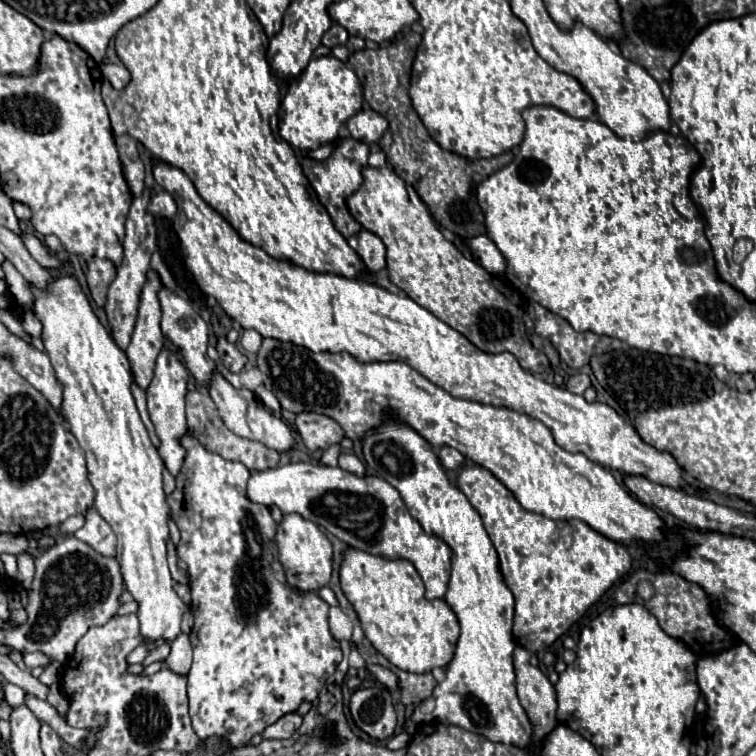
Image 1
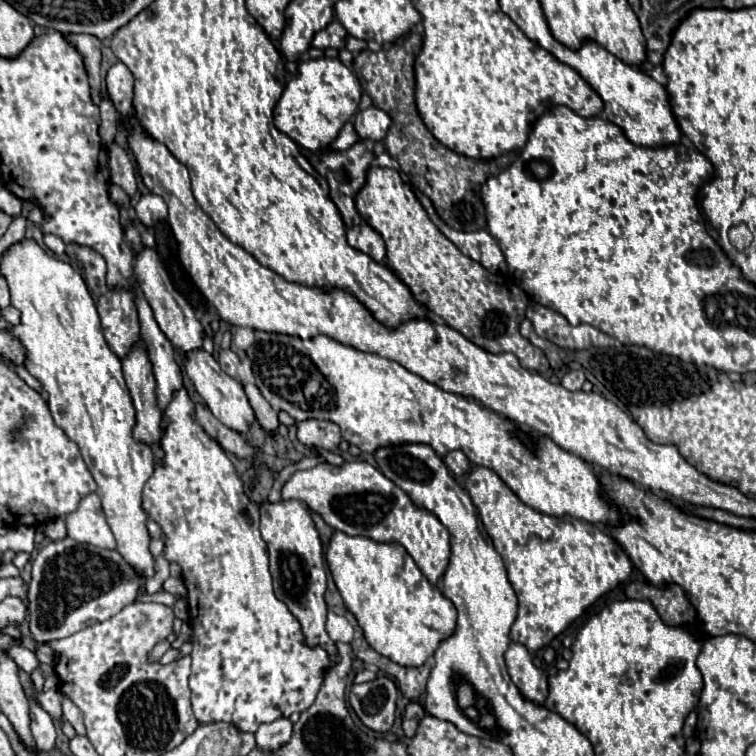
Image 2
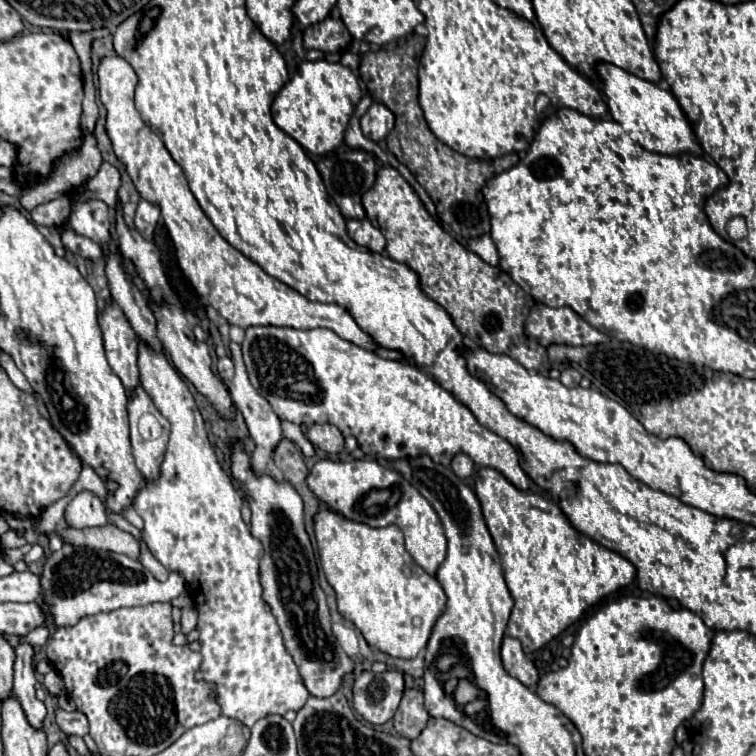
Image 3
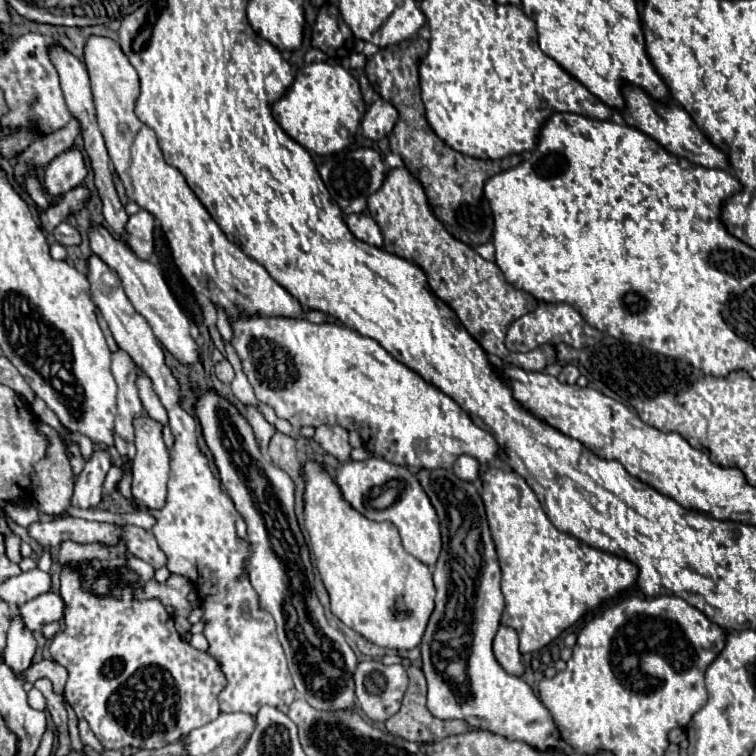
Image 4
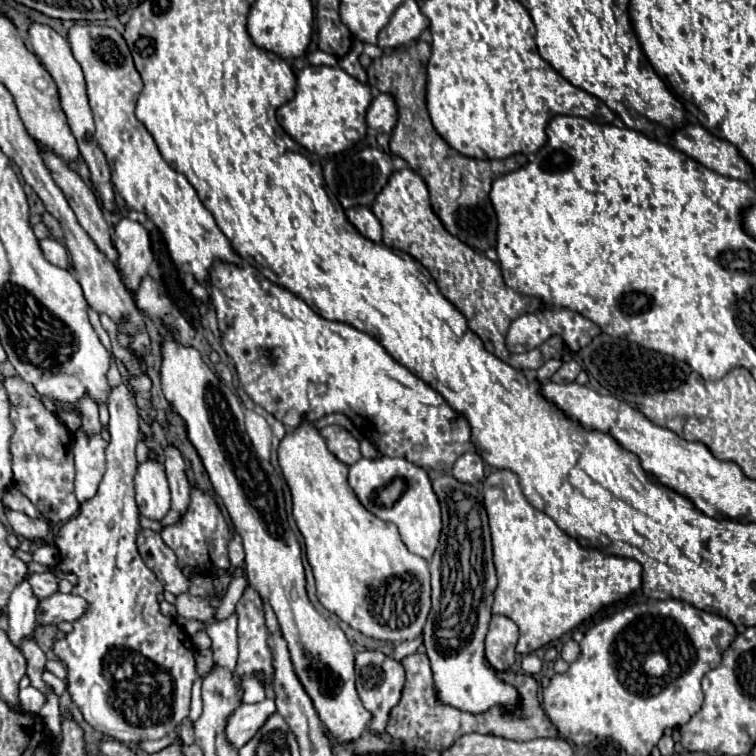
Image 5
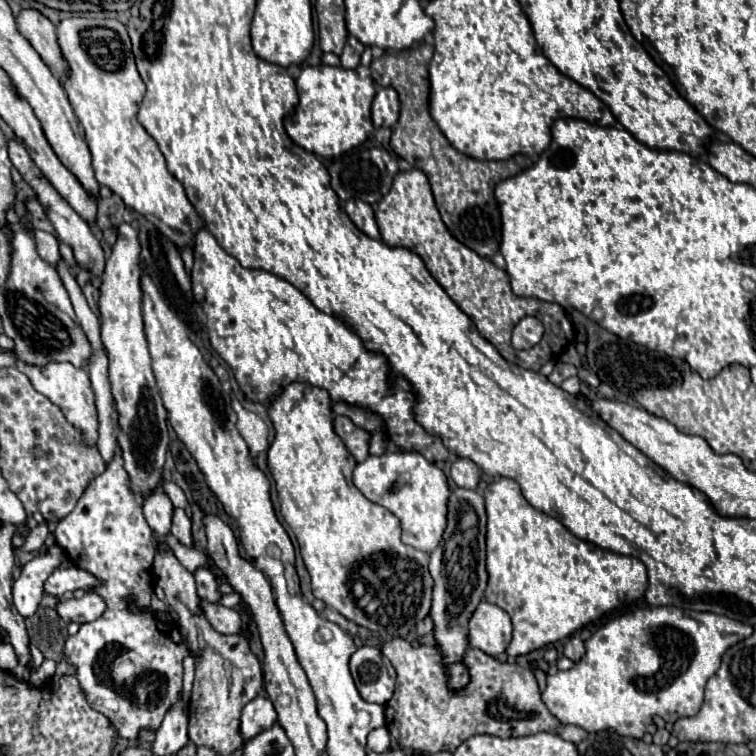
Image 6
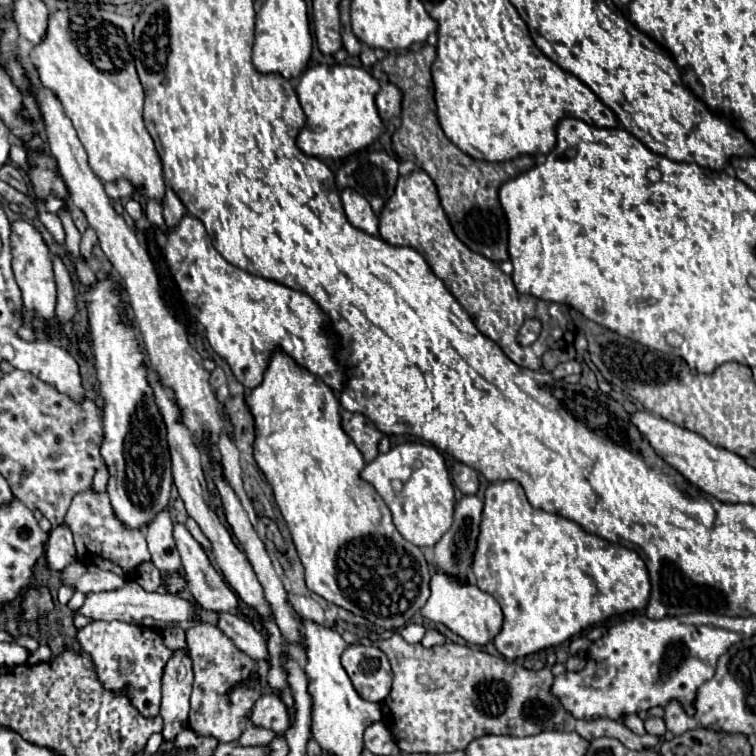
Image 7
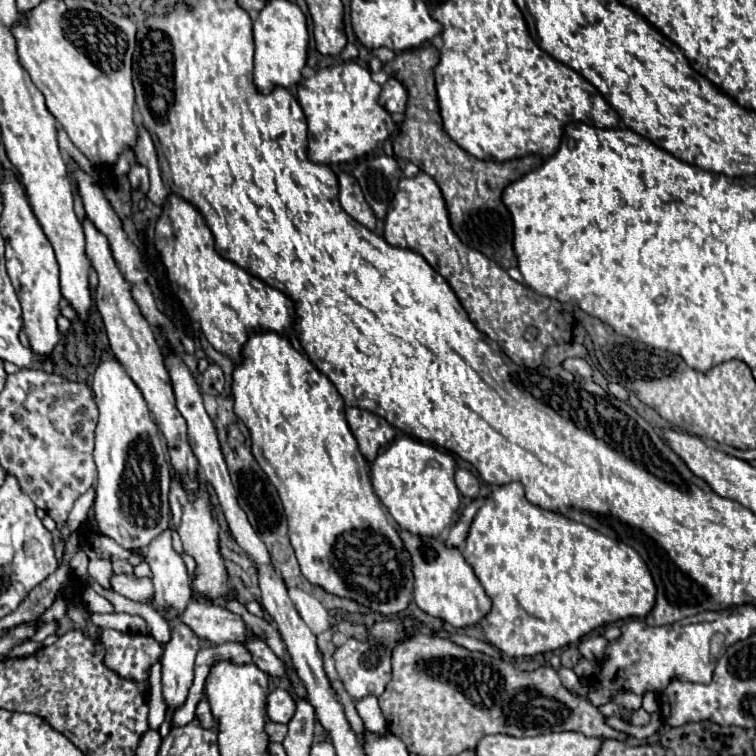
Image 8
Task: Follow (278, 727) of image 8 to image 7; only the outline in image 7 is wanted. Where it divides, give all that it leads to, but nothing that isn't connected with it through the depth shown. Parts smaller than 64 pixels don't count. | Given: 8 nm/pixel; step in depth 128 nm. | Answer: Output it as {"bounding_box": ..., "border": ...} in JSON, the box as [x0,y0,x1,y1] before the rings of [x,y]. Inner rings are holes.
{"bounding_box":[238,722,276,746],"border":[[[252,722],[246,724],[246,730],[242,732],[238,744],[248,744],[248,746],[258,746],[258,744],[268,744],[270,740],[276,738],[276,732],[268,730],[268,728],[260,728],[254,726]]]}

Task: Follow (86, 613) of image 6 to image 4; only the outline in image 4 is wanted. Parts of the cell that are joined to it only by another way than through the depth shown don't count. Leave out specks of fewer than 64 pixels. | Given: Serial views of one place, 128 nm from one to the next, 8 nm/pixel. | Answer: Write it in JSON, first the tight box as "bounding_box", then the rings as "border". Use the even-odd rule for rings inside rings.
{"bounding_box":[18,592,66,632],"border":[[[46,592],[26,604],[22,604],[18,608],[20,616],[24,618],[24,624],[32,630],[32,632],[38,632],[42,630],[44,624],[50,624],[50,622],[56,622],[64,616],[66,612],[66,602],[62,600],[60,594],[54,594],[54,592]]]}

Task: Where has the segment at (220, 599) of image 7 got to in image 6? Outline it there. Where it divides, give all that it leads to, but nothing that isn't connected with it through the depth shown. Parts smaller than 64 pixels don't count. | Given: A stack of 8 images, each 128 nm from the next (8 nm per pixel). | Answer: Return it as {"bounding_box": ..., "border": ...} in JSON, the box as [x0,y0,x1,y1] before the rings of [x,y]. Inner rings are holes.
{"bounding_box":[172,508,222,604],"border":[[[176,508],[174,510],[174,520],[172,520],[172,534],[178,538],[178,542],[186,548],[192,548],[194,546],[194,540],[192,540],[192,530],[190,530],[190,518],[186,516],[184,510]],[[206,566],[196,568],[194,570],[194,578],[196,578],[196,586],[198,586],[198,596],[204,602],[218,604],[220,598],[222,598],[222,594],[218,590],[218,578],[212,574],[212,570],[206,568]]]}

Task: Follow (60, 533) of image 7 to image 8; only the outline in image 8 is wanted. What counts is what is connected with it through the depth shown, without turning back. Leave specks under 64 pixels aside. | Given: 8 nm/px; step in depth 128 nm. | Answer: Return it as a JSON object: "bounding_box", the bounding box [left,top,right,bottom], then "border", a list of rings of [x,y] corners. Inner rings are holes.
{"bounding_box":[62,488,94,540],"border":[[[90,488],[86,494],[82,494],[82,496],[76,500],[76,504],[74,504],[70,516],[68,516],[66,528],[62,530],[62,538],[64,538],[64,540],[66,540],[74,530],[78,530],[78,526],[86,520],[88,512],[90,512],[90,508],[92,508],[92,500],[94,500],[94,488]]]}

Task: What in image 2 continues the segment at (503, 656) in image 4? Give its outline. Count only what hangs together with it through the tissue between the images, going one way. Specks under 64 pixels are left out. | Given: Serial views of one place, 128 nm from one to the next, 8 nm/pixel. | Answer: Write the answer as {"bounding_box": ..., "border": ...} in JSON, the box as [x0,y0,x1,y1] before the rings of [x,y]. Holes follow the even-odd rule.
{"bounding_box":[504,642,548,704],"border":[[[512,642],[504,654],[504,660],[508,674],[522,696],[532,702],[544,704],[544,696],[548,696],[548,678],[540,668],[534,666],[533,657],[524,648],[524,644]]]}

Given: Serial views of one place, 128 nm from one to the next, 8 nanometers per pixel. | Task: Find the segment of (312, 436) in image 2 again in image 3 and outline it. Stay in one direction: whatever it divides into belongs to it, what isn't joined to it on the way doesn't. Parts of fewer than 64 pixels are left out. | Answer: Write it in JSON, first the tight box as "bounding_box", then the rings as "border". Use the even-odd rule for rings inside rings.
{"bounding_box":[306,424,344,454],"border":[[[314,424],[308,428],[306,438],[328,454],[340,454],[344,450],[344,436],[332,424]]]}

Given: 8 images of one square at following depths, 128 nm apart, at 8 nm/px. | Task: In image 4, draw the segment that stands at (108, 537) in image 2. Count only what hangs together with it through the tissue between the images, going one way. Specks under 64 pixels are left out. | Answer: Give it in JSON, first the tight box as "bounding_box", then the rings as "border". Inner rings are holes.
{"bounding_box":[72,450,112,508],"border":[[[106,450],[92,452],[90,460],[84,462],[84,470],[78,474],[74,484],[74,496],[72,506],[78,508],[92,508],[102,498],[102,484],[106,478],[106,472],[112,466],[112,458]]]}

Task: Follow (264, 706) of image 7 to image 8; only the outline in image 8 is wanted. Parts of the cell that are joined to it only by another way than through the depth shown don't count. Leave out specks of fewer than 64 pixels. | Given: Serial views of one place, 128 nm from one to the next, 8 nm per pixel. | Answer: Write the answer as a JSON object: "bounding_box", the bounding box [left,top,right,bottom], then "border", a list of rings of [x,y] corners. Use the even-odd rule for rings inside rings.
{"bounding_box":[268,690,296,724],"border":[[[274,690],[268,694],[268,718],[280,724],[288,724],[296,710],[296,702],[288,690]]]}

